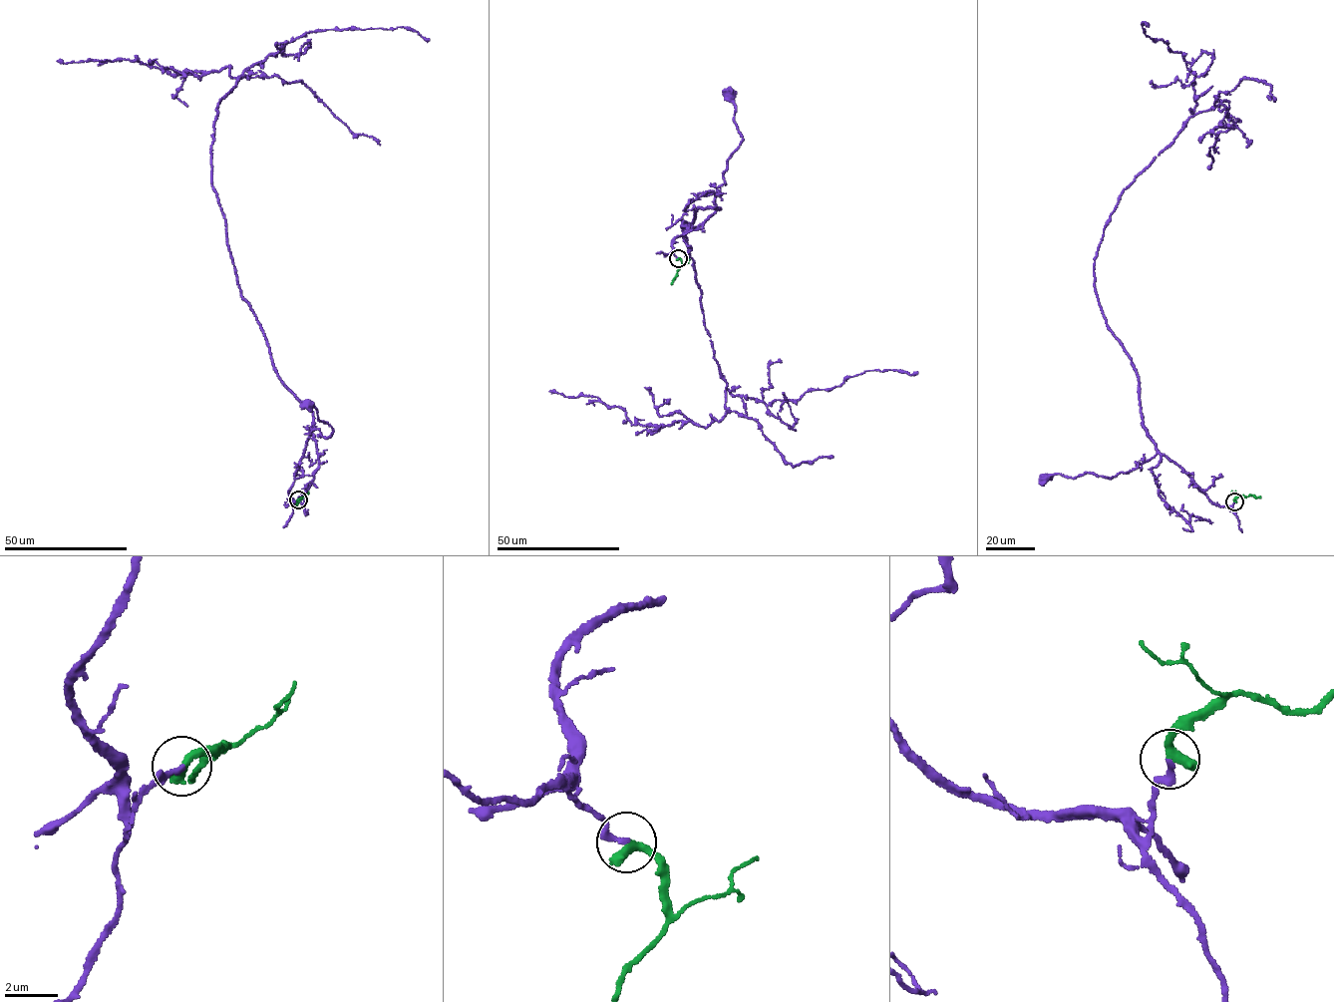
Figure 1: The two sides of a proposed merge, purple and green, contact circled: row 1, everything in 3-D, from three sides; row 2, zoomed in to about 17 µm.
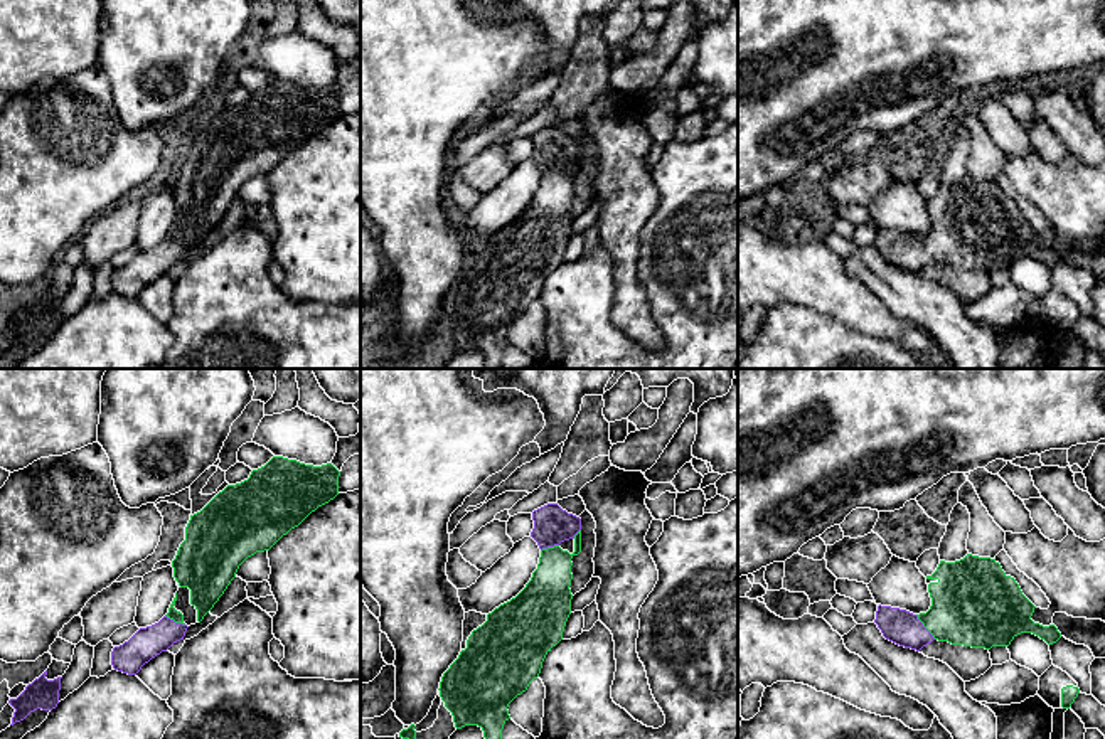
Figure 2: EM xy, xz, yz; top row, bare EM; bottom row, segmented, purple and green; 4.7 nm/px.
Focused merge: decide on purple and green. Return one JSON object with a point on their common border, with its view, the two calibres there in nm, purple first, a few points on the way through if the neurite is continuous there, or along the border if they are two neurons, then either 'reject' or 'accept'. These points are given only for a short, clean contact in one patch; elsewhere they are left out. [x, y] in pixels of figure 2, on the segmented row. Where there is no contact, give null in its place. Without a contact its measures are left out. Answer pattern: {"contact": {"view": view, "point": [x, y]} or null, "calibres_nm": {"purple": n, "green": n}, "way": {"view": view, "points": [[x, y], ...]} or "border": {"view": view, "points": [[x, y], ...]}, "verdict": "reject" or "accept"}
{"contact": {"view": "yz", "point": [923, 627]}, "calibres_nm": {"purple": 160, "green": 380}, "way": {"view": "yz", "points": [[900, 627], [923, 627], [945, 622], [971, 605]]}, "verdict": "accept"}

